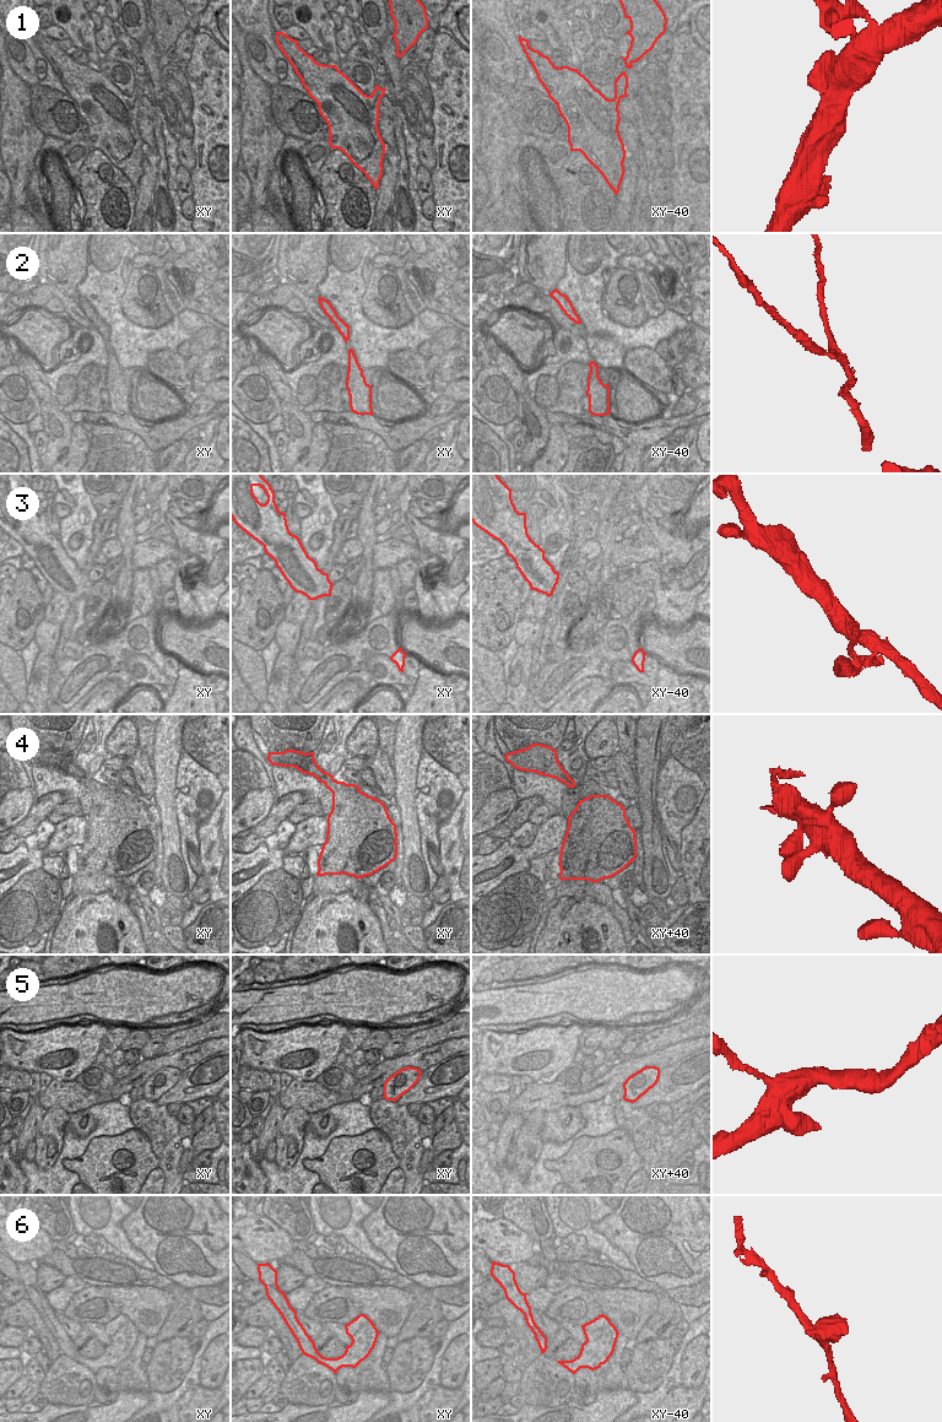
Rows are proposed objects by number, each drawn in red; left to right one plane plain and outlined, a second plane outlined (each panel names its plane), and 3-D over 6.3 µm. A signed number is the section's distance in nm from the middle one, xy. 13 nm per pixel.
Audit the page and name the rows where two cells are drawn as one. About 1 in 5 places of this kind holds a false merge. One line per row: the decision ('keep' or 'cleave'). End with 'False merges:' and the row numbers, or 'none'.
1: keep
2: keep
3: cleave
4: keep
5: keep
6: keep
False merges: 3

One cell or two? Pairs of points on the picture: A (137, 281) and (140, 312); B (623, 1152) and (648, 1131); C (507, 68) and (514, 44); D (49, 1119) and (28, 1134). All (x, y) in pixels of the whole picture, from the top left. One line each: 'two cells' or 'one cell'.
A: one cell
B: two cells
C: two cells
D: two cells

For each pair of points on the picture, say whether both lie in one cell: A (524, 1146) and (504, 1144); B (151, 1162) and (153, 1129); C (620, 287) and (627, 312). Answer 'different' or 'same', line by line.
A: different
B: different
C: same

